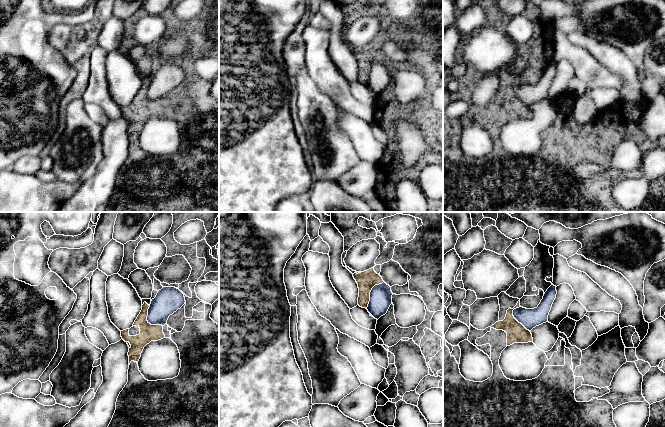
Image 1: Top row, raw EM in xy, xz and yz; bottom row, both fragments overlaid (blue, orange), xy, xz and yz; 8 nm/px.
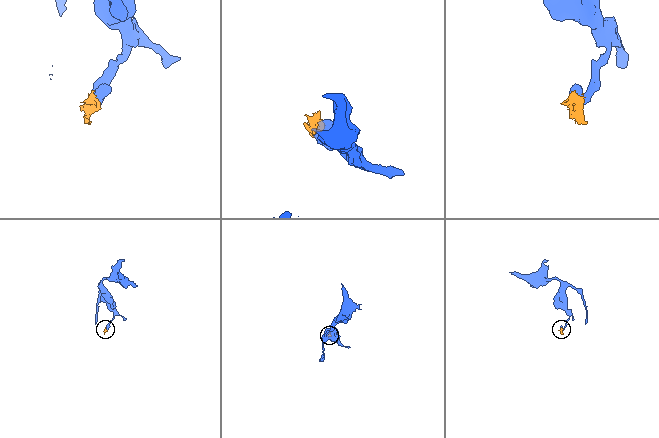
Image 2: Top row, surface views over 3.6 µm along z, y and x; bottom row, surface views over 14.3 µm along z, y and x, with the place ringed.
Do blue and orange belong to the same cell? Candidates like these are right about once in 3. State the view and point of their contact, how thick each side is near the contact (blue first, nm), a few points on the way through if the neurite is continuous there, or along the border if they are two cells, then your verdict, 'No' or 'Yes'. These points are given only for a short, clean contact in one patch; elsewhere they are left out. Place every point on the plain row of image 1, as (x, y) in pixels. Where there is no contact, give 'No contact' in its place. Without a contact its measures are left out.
Touches blue at xz (370, 69). Thickness 180 nm (blue) against 150 nm. Boundary: xz (383, 57), (372, 64), (370, 76), (366, 84). No

